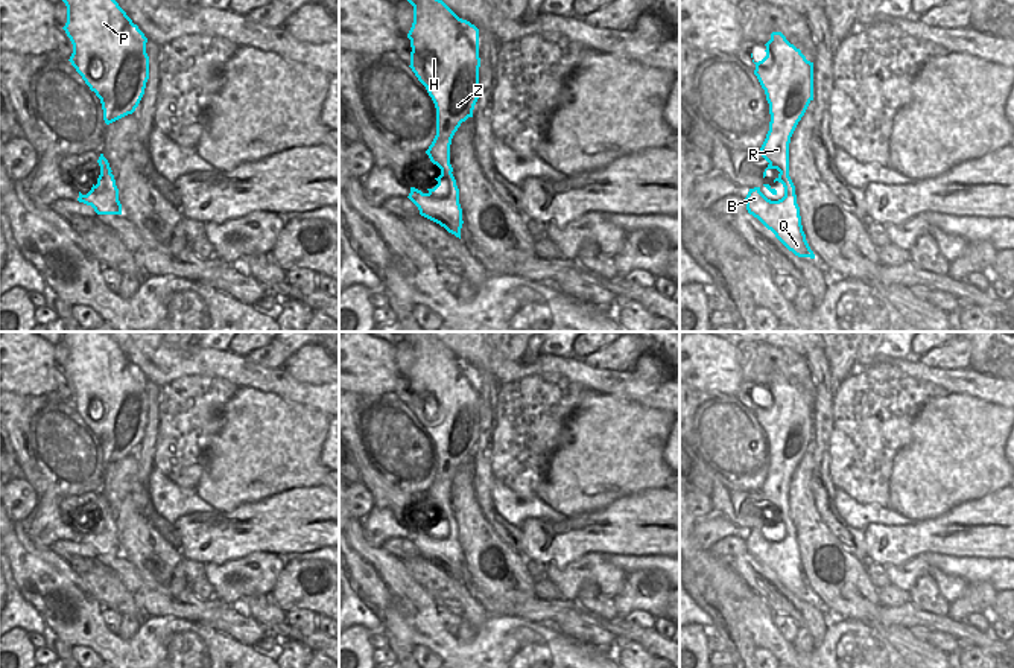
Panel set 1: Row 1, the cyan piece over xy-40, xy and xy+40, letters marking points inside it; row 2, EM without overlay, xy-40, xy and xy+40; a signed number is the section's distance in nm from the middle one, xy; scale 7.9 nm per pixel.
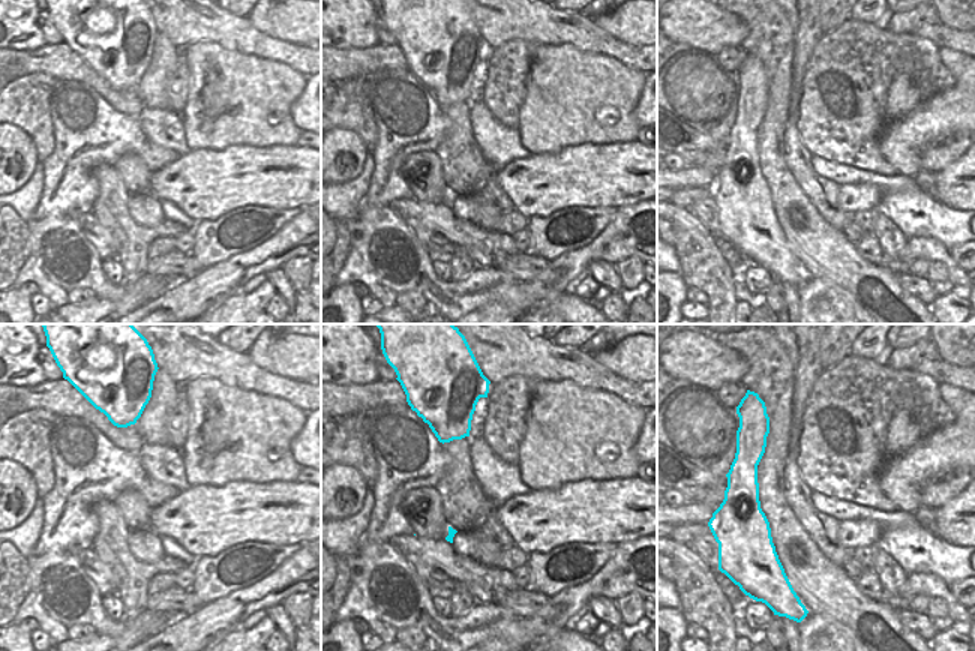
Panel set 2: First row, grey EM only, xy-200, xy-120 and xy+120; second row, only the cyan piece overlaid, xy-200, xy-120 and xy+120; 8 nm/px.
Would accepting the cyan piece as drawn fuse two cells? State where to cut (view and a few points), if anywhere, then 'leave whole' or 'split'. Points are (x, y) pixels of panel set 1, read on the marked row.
no cut; leave whole

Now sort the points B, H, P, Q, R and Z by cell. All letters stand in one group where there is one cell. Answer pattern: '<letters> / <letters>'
B H P Q R Z

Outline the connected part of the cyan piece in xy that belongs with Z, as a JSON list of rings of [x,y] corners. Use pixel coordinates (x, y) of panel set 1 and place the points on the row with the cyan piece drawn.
[[[407,0],[414,6],[414,23],[407,33],[410,40],[410,68],[426,87],[436,108],[436,135],[426,151],[430,161],[441,169],[435,178],[438,184],[427,193],[410,187],[409,199],[418,207],[420,215],[439,224],[461,239],[462,208],[459,189],[450,164],[450,145],[455,132],[468,117],[473,117],[479,99],[479,29],[459,18],[442,0]]]

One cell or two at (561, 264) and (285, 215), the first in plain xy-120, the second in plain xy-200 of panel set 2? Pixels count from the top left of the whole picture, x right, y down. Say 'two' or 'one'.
two

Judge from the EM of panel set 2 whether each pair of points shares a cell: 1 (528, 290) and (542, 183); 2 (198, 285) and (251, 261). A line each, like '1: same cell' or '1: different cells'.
1: different cells
2: same cell

